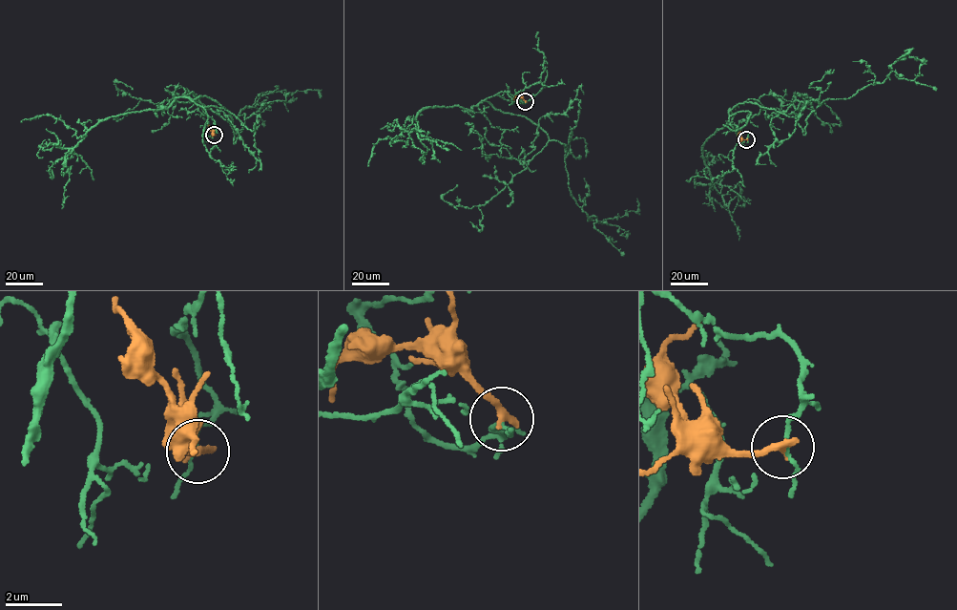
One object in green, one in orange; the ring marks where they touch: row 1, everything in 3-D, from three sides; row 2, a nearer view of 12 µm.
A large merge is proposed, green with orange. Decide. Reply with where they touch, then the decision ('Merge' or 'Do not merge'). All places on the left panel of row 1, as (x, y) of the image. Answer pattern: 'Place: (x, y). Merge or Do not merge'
Place: (214, 135). Do not merge

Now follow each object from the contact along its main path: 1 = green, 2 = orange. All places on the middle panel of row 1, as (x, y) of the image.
1: (525, 101), (507, 92), (485, 100), (565, 144), (572, 196), (587, 220), (636, 211), (636, 199)
2: (525, 101), (520, 96), (513, 100)

